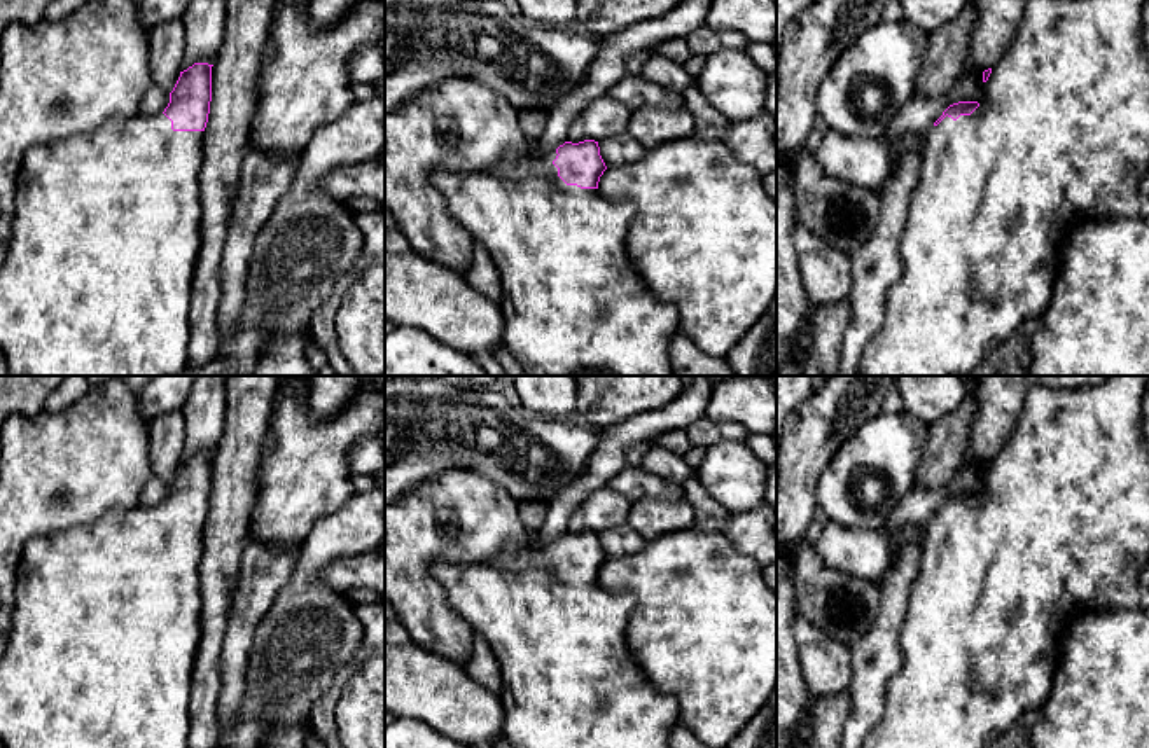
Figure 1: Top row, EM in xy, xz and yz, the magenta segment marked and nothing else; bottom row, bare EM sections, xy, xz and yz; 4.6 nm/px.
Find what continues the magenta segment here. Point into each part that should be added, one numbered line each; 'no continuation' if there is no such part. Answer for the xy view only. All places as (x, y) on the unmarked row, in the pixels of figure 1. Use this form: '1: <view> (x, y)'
1: xy (107, 621)

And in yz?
1: yz (1062, 523)

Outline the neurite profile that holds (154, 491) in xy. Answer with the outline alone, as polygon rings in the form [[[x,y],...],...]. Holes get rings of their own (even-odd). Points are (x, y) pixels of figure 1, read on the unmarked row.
[[[152,475],[145,482],[145,486],[143,486],[142,493],[140,493],[138,503],[145,505],[145,507],[156,507],[156,505],[164,503],[168,495],[170,495],[170,484],[166,484],[161,479]]]

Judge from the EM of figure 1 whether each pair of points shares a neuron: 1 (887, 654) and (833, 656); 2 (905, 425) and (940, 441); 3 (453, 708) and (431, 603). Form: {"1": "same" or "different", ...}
{"1": "different", "2": "different", "3": "different"}

